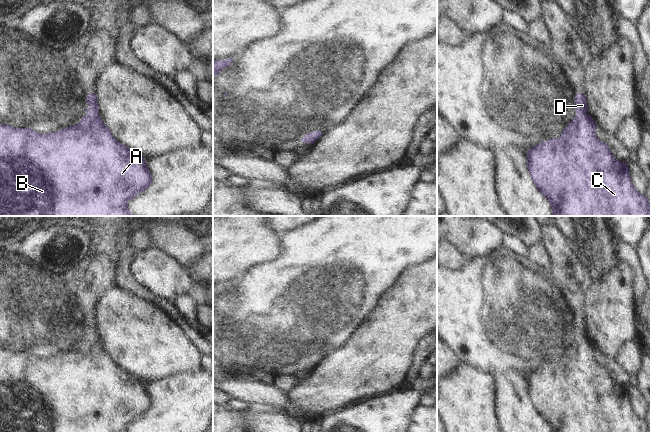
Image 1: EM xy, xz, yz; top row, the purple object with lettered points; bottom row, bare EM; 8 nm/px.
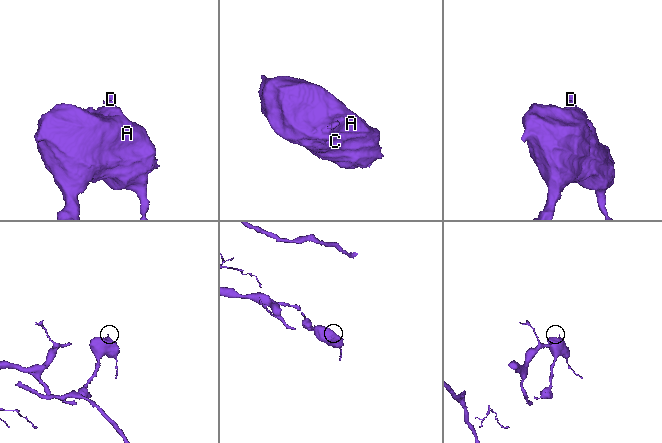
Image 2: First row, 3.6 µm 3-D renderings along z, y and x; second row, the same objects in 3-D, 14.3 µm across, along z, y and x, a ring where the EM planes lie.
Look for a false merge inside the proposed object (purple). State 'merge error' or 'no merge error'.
no merge error

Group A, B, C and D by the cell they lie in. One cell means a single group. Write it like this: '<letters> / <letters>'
A B C D

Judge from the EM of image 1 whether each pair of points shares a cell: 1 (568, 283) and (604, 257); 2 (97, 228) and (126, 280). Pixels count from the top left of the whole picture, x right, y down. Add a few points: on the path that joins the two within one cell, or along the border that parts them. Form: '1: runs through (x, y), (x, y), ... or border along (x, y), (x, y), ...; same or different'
1: border along (584, 260), (589, 274), (594, 279); different
2: runs through (110, 241), (124, 255), (125, 267); same

